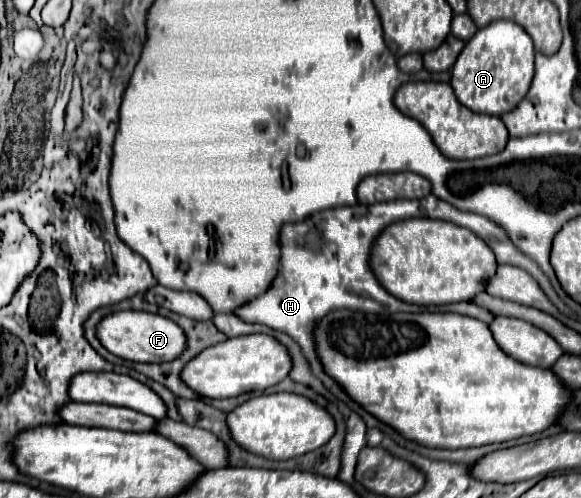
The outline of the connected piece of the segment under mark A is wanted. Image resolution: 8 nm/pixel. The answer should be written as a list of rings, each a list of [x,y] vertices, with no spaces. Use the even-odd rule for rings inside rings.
[[[499,19],[477,29],[477,33],[465,43],[451,69],[451,87],[459,103],[475,113],[503,115],[525,97],[533,79],[535,47],[531,37],[515,21]]]

